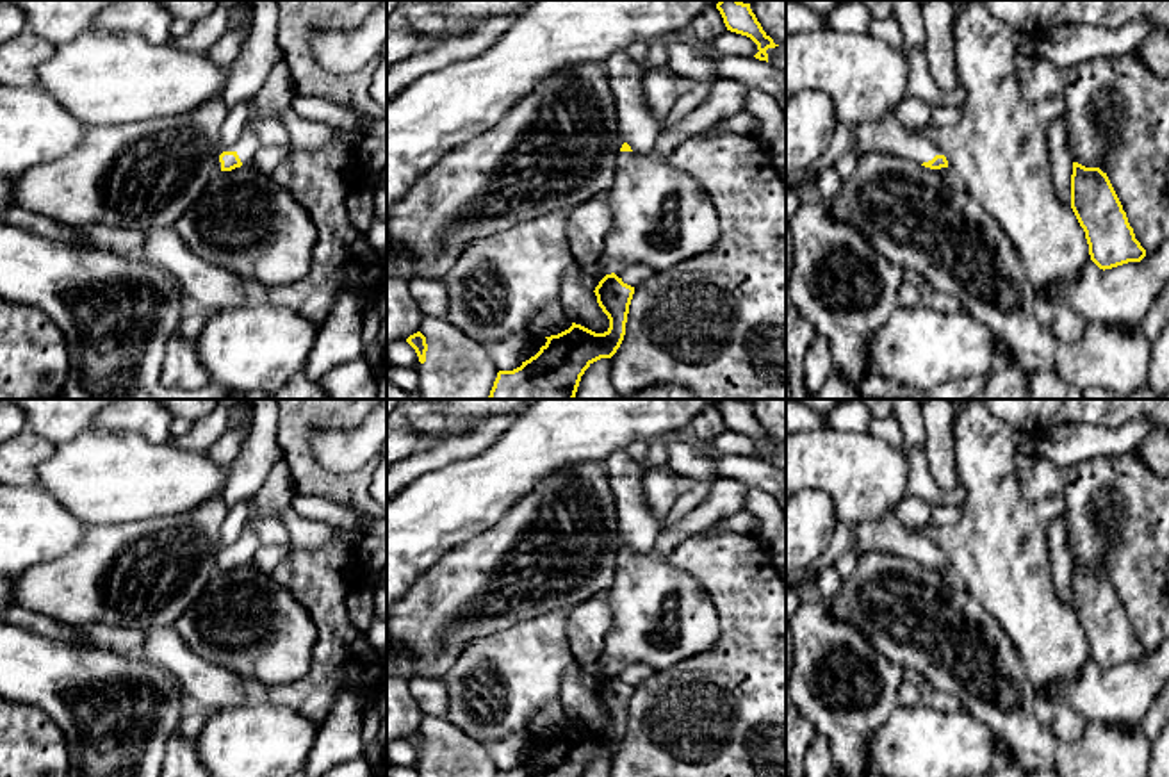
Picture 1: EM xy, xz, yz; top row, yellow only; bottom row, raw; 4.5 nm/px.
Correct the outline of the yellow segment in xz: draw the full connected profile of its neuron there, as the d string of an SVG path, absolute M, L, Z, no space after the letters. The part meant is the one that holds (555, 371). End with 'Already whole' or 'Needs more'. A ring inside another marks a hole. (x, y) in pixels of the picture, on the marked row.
M611 273L593 292L609 328L595 333L572 323L568 330L545 337L540 351L520 367L497 372L486 399L574 399L584 371L620 348L634 287Z. Already whole

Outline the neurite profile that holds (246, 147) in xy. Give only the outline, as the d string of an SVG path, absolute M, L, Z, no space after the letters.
M246 127L244 132L242 132L242 135L241 135L233 144L230 144L230 146L221 146L221 150L219 150L219 153L217 153L217 159L216 159L216 171L221 171L219 155L221 155L223 151L235 151L235 153L239 155L242 166L248 166L248 164L251 164L251 160L253 160L253 157L257 155L257 151L258 151L260 146L262 146L262 144L260 144L255 130L253 130L251 127Z

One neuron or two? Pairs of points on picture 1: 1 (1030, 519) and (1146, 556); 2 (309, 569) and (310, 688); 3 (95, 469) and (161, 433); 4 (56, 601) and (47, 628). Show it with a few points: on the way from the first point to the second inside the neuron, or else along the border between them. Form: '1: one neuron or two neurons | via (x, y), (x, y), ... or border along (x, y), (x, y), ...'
1: two neurons | border along (1066, 476), (1064, 514), (1061, 517)
2: one neuron | via (325, 599), (328, 610), (328, 658)
3: two neurons | border along (107, 430), (129, 430), (152, 442), (166, 442)
4: two neurons | border along (18, 603), (70, 626)

